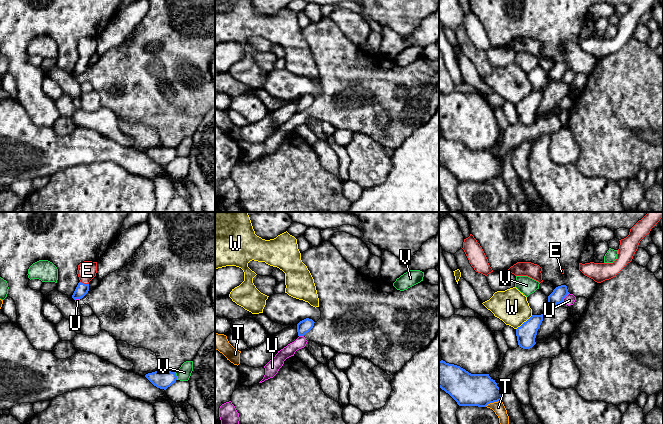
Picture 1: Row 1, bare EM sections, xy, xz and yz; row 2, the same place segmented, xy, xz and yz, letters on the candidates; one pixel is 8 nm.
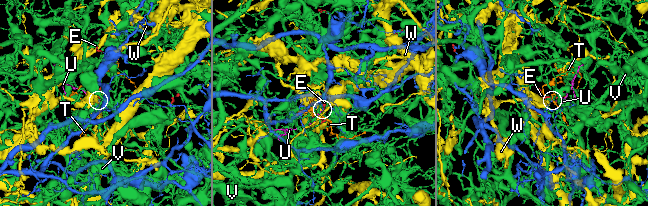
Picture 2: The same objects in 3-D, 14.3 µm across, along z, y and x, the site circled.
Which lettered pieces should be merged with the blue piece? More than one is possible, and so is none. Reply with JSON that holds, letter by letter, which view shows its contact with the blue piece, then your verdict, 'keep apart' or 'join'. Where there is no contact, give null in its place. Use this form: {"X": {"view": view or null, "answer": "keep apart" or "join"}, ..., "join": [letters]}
{"E": {"view": "xy", "answer": "keep apart"}, "T": {"view": "yz", "answer": "keep apart"}, "U": {"view": "yz", "answer": "keep apart"}, "V": {"view": "xy", "answer": "keep apart"}, "W": {"view": "yz", "answer": "keep apart"}, "join": []}

